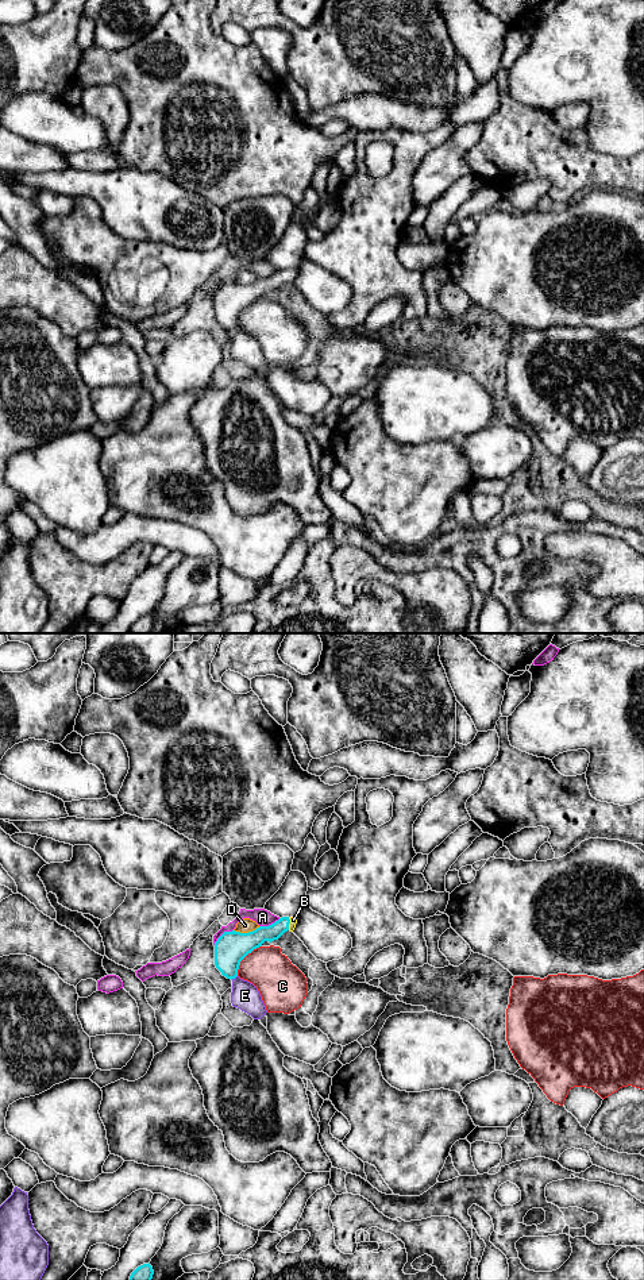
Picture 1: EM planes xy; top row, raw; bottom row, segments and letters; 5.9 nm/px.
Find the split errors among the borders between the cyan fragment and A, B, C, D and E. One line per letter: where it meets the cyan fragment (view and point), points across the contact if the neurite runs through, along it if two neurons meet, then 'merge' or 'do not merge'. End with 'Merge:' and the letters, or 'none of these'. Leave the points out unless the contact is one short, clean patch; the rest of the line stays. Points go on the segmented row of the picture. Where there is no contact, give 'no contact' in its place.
A: contact xy (222, 935); do not merge
B: contact xy (289, 922); merge
C: contact xy (243, 957); do not merge
D: contact xy (246, 933); do not merge
E: contact xy (234, 978); do not merge
Merge: B

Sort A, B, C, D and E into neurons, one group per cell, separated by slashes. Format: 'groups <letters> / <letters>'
groups A / B / C / D / E

